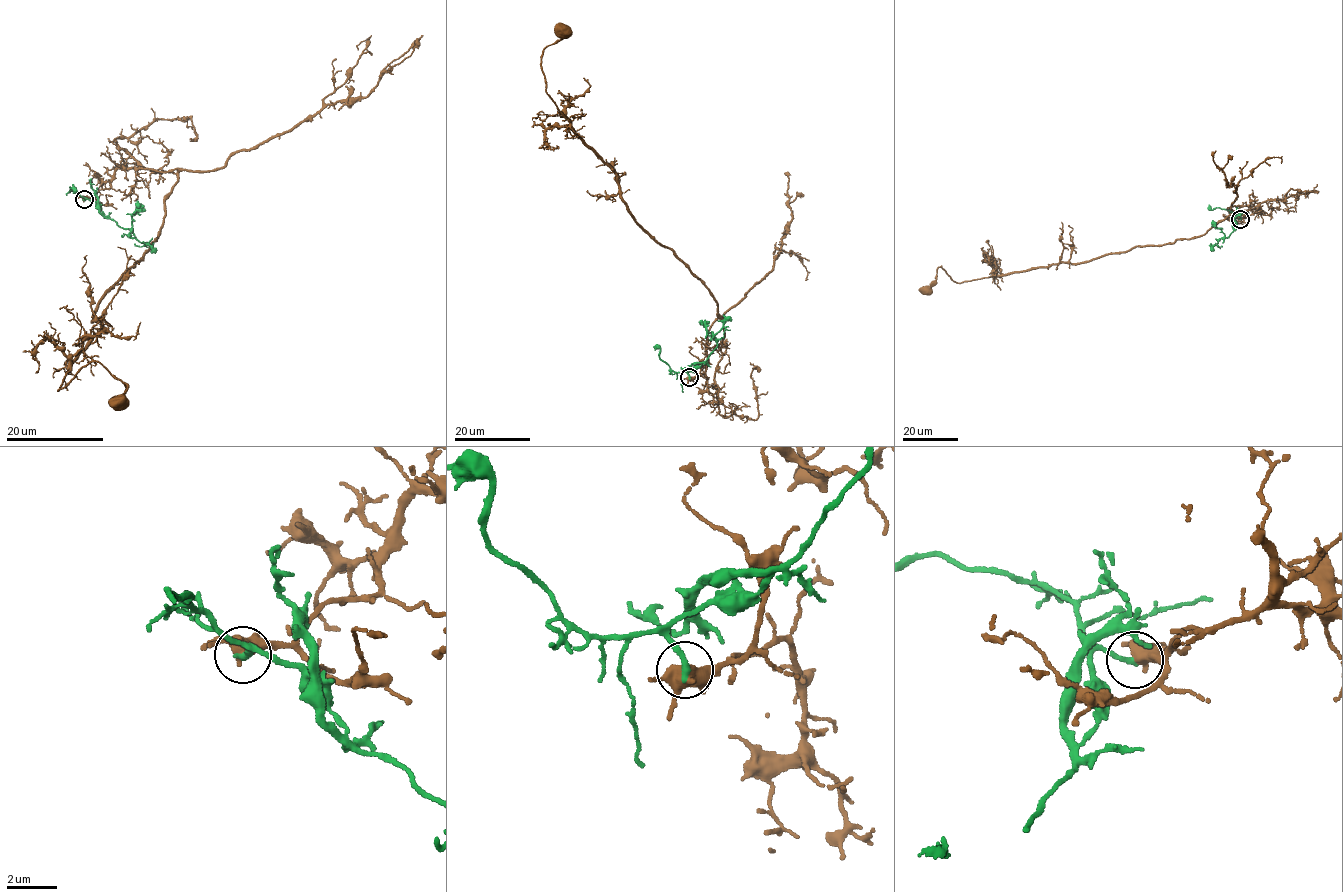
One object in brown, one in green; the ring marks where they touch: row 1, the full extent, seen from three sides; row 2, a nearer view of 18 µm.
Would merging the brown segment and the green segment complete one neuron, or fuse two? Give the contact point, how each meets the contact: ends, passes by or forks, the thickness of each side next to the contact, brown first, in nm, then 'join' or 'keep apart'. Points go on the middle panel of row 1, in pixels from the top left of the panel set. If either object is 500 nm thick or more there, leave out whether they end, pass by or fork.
place (689, 377); brown forks; green ends; calibres 440 and 240 nm; keep apart

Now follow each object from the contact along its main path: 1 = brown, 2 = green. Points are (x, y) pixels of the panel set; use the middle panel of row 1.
1: (689, 377), (707, 378), (707, 332), (725, 321), (547, 94), (542, 53), (562, 30)
2: (689, 377), (687, 370), (706, 360), (717, 345), (715, 335), (730, 317)

